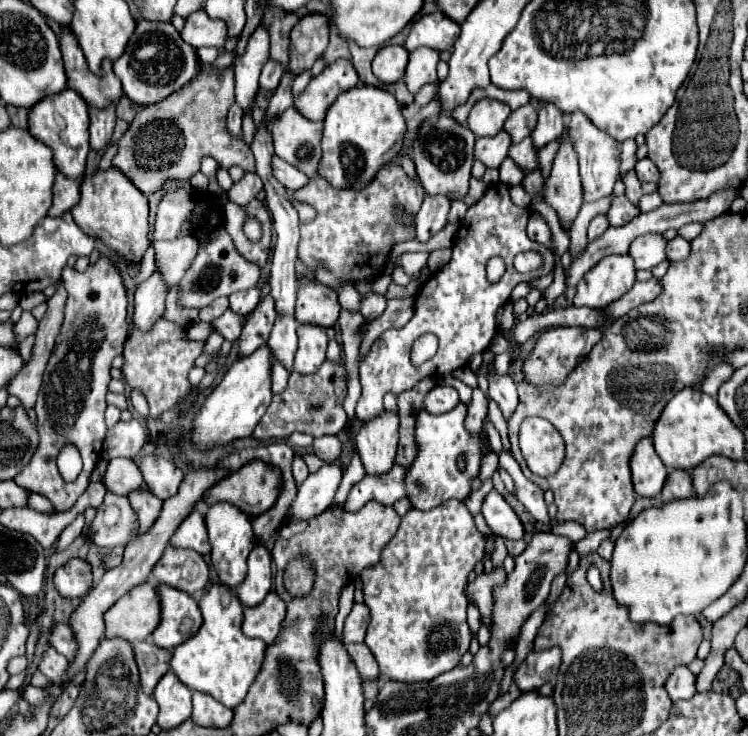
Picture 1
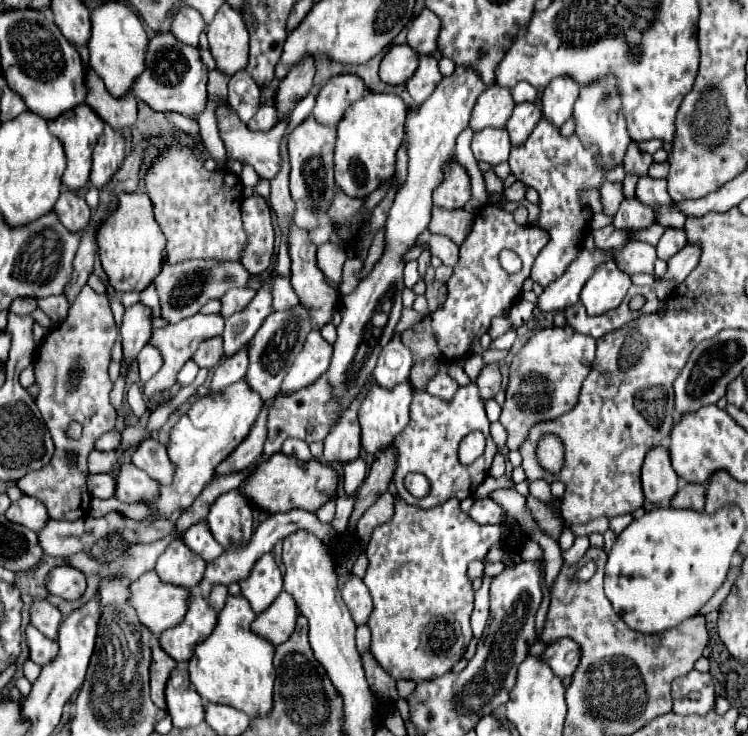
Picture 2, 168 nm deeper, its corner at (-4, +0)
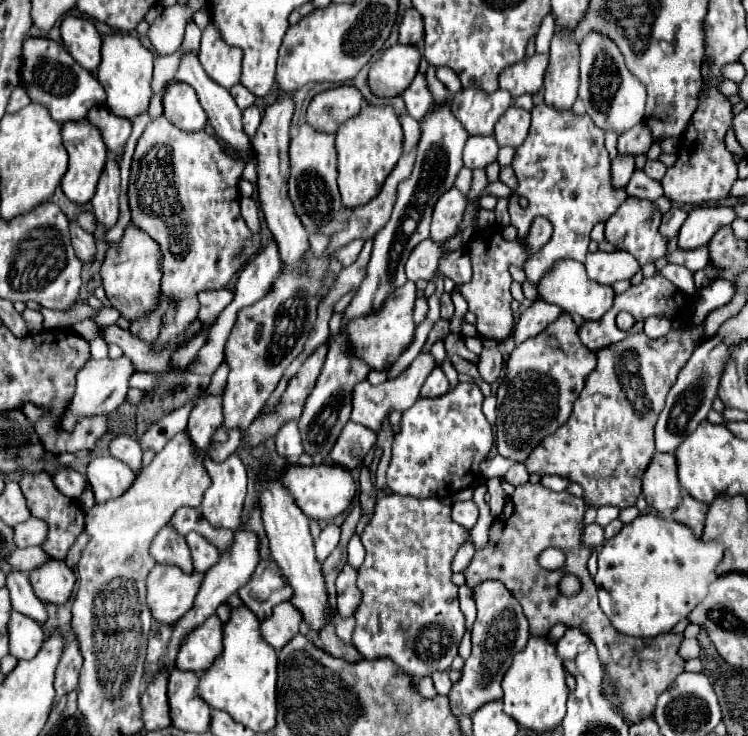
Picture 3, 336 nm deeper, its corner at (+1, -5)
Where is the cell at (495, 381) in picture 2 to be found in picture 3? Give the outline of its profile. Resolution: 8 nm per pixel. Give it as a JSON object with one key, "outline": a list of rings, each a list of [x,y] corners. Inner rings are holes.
{"outline":[[[497,348],[483,350],[479,356],[479,364],[477,364],[479,378],[485,380],[487,384],[493,384],[499,378],[501,366],[503,366],[503,358],[501,358],[501,352]]]}

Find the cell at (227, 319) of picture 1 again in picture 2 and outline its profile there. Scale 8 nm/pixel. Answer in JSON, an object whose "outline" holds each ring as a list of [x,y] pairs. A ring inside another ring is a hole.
{"outline":[[[196,313],[188,319],[182,319],[180,323],[176,325],[166,325],[166,327],[160,327],[160,329],[154,329],[152,337],[150,337],[150,345],[156,347],[162,357],[164,357],[164,365],[160,369],[160,373],[156,377],[152,377],[148,383],[144,383],[144,399],[150,403],[152,395],[156,395],[158,391],[164,391],[164,389],[170,389],[174,383],[176,383],[176,375],[178,371],[184,367],[184,363],[194,355],[196,347],[210,339],[210,337],[216,337],[216,335],[222,335],[224,331],[224,319],[220,315],[204,315],[204,313]]]}

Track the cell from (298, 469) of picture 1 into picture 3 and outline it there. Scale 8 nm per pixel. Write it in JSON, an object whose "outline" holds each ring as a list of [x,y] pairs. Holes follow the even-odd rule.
{"outline":[[[287,422],[279,434],[275,436],[275,446],[277,454],[283,458],[299,458],[303,454],[303,444],[301,444],[301,434],[297,428],[297,422]]]}

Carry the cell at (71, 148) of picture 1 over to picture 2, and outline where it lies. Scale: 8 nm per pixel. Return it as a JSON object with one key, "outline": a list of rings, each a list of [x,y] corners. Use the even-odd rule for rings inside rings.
{"outline":[[[78,105],[72,111],[62,113],[62,117],[56,117],[54,121],[48,121],[50,125],[50,133],[54,133],[56,137],[60,137],[66,157],[68,157],[68,165],[66,171],[62,175],[62,183],[66,187],[70,187],[72,191],[78,191],[82,187],[88,185],[90,181],[90,169],[92,169],[92,151],[98,143],[98,137],[104,131],[104,121],[88,107],[88,105]]]}

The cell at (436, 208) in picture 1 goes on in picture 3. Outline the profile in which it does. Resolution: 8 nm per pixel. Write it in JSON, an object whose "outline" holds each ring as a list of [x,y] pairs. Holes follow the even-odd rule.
{"outline":[[[407,280],[405,286],[395,290],[385,300],[385,306],[377,314],[369,314],[365,318],[359,318],[359,322],[349,324],[347,334],[353,342],[355,352],[371,366],[371,368],[383,368],[385,360],[397,360],[401,352],[411,344],[413,332],[415,332],[415,322],[413,322],[413,302],[417,298],[417,286],[415,282]]]}

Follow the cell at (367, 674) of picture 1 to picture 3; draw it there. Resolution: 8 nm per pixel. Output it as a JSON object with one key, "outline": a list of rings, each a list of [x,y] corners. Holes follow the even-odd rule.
{"outline":[[[339,618],[337,624],[335,624],[335,630],[337,630],[337,636],[349,644],[353,640],[353,630],[355,630],[355,618]]]}

